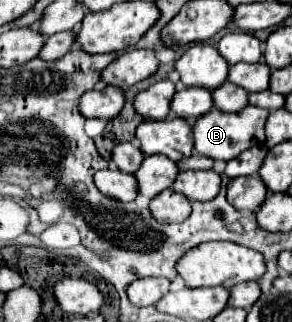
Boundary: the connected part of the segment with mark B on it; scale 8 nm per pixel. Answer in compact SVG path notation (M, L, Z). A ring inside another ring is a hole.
M245 106L241 112L233 112L233 114L209 110L201 118L197 118L197 122L193 126L193 138L195 138L193 148L195 148L195 152L199 152L203 156L227 162L233 156L237 156L239 152L265 142L267 116L269 116L269 112L265 108L253 108L253 106Z

